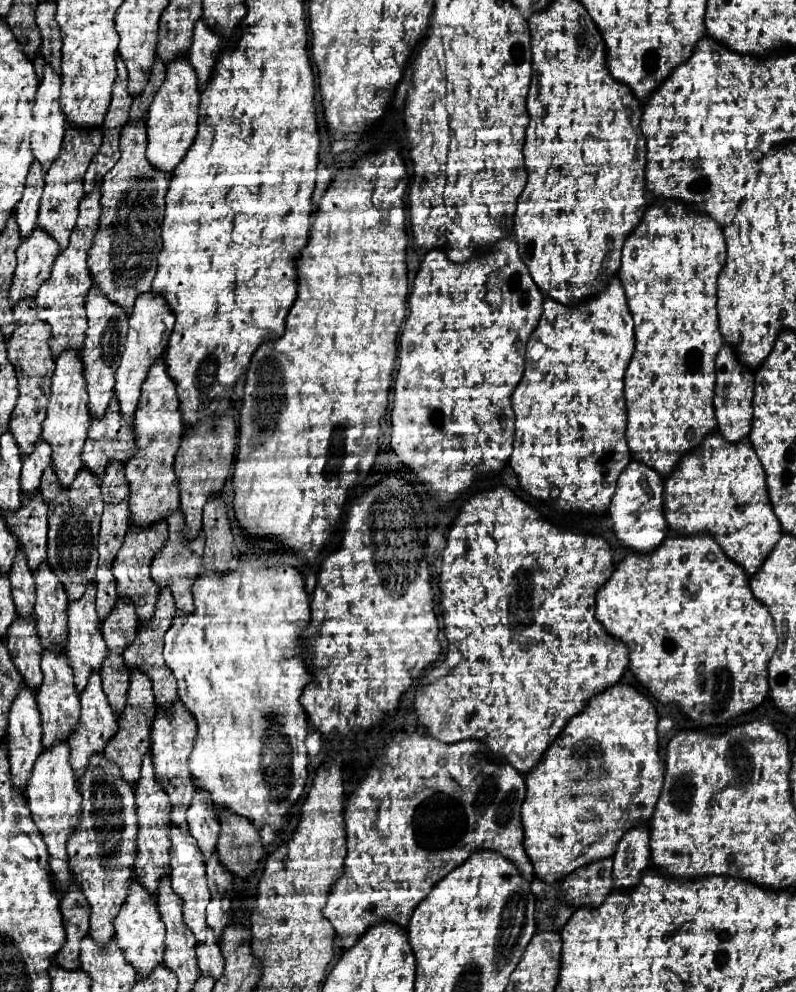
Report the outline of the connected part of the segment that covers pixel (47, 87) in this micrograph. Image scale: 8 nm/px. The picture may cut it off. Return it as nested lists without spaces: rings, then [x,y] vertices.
[[[48,62],[44,64],[44,78],[38,84],[38,92],[34,94],[32,120],[28,126],[32,156],[48,170],[52,160],[60,154],[66,130],[66,116],[60,108],[60,76]]]

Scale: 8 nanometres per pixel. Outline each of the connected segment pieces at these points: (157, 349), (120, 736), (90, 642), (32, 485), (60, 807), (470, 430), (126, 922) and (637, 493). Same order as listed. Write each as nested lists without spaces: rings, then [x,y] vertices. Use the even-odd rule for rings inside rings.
[[[142,292],[138,294],[136,302],[134,302],[134,310],[130,316],[130,330],[128,330],[128,338],[126,338],[126,350],[122,354],[122,362],[120,368],[116,372],[116,398],[120,402],[120,412],[124,416],[124,420],[128,424],[134,422],[134,412],[138,406],[138,398],[140,398],[140,386],[146,378],[148,368],[152,366],[152,362],[164,354],[166,346],[168,346],[168,338],[172,334],[174,328],[174,312],[170,310],[168,302],[164,300],[162,294],[154,294],[154,292]]]
[[[130,670],[130,688],[128,688],[128,702],[126,702],[126,710],[122,710],[122,718],[118,718],[118,732],[114,734],[114,738],[110,738],[110,742],[106,744],[104,756],[110,758],[112,762],[116,762],[122,768],[122,776],[126,782],[130,782],[134,786],[134,782],[138,782],[140,778],[140,764],[142,764],[142,756],[150,750],[152,740],[150,740],[150,726],[156,714],[156,702],[154,702],[154,694],[152,694],[152,686],[150,686],[150,678],[146,678],[146,674],[142,670]]]
[[[90,582],[86,586],[86,592],[82,594],[82,598],[68,602],[68,642],[66,642],[66,654],[70,658],[70,666],[74,670],[74,684],[78,688],[78,692],[84,690],[88,676],[92,670],[100,670],[108,648],[104,644],[102,632],[100,632],[100,622],[96,616],[96,606],[94,606],[94,598],[96,598],[96,584]]]
[[[42,438],[34,444],[34,452],[22,456],[22,492],[36,492],[40,488],[42,472],[52,464],[50,446]]]
[[[56,742],[50,750],[44,750],[38,756],[38,760],[34,762],[32,774],[30,774],[30,782],[26,786],[26,798],[28,798],[30,816],[48,846],[50,868],[52,868],[54,880],[56,880],[58,888],[62,890],[70,878],[66,840],[68,840],[68,834],[74,830],[74,826],[78,826],[76,816],[82,810],[82,796],[78,792],[78,782],[74,778],[72,766],[70,766],[68,742]]]
[[[514,232],[502,238],[494,250],[474,254],[470,262],[456,264],[446,258],[446,250],[428,250],[420,264],[408,298],[410,314],[398,342],[390,446],[400,456],[400,462],[442,502],[454,500],[470,488],[478,474],[500,472],[512,454],[514,412],[510,396],[524,372],[524,346],[542,314],[542,298],[538,286],[526,274],[526,266],[522,266]],[[490,288],[500,292],[500,300],[486,300]]]
[[[136,878],[130,880],[128,896],[126,896],[126,902],[122,904],[122,910],[118,912],[118,918],[114,918],[114,928],[116,928],[116,938],[120,942],[120,948],[124,950],[126,960],[136,968],[140,976],[150,974],[150,970],[162,962],[164,926],[158,914],[158,902]]]
[[[632,460],[622,470],[618,484],[616,484],[616,492],[608,508],[608,514],[612,518],[614,532],[620,544],[632,548],[634,552],[650,552],[658,548],[658,544],[666,538],[668,526],[666,526],[664,510],[662,510],[662,490],[664,490],[664,480],[650,466],[638,460]]]

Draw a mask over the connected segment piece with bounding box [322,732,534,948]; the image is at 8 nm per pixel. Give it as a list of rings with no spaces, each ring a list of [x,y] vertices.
[[[396,732],[386,744],[384,754],[376,756],[366,774],[356,782],[344,810],[348,834],[344,874],[334,882],[334,888],[330,888],[328,902],[322,910],[340,936],[342,946],[354,946],[370,926],[382,920],[406,926],[410,912],[428,896],[430,888],[460,866],[474,850],[496,850],[512,860],[526,878],[532,878],[532,862],[522,846],[520,804],[524,794],[524,776],[508,762],[492,758],[480,740],[444,744],[426,732]]]

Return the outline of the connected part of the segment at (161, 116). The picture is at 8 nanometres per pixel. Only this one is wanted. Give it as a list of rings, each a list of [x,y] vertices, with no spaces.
[[[180,54],[166,64],[166,78],[160,90],[154,94],[146,116],[146,130],[148,130],[148,160],[152,166],[164,172],[172,172],[182,156],[188,152],[196,138],[198,128],[198,106],[200,106],[200,90],[198,90],[198,76],[188,60],[188,56]]]

